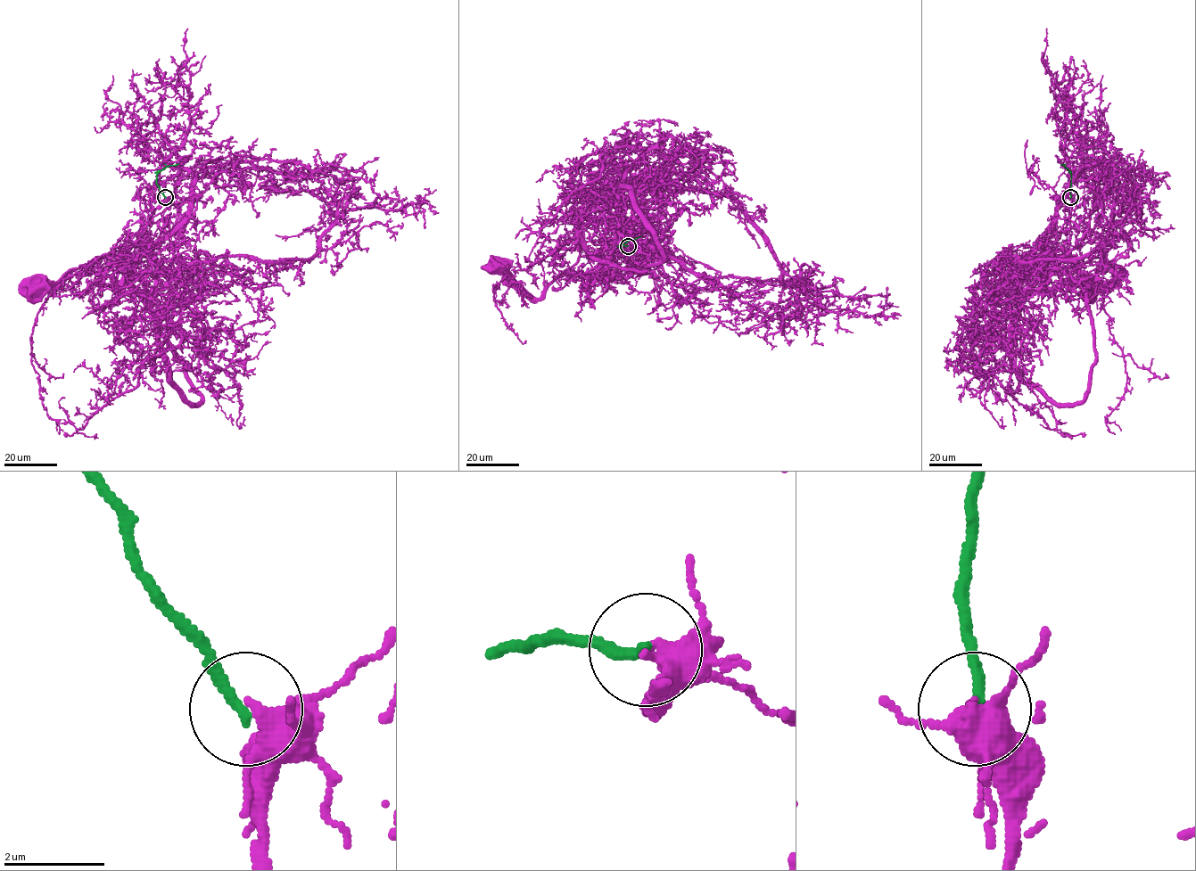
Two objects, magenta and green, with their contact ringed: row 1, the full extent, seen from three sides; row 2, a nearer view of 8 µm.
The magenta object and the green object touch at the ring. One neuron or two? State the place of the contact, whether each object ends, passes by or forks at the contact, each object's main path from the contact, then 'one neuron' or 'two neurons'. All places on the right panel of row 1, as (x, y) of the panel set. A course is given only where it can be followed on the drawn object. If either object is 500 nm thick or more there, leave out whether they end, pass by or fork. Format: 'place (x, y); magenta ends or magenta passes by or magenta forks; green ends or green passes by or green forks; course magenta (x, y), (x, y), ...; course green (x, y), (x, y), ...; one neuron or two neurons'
place (1070, 197); magenta ends; green ends; course magenta (1070, 197), (1069, 221), (1047, 229), (1044, 253), (1097, 243), (1094, 258), (1123, 269), (1091, 294); course green (1070, 197), (1071, 174), (1060, 164); two neurons

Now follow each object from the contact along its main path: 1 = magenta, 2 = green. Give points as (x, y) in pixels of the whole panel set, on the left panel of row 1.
1: (165, 197), (162, 229), (174, 234), (179, 229), (144, 253), (138, 238), (109, 257), (70, 269), (36, 294)
2: (165, 197), (156, 182), (157, 174), (166, 167), (178, 164)

